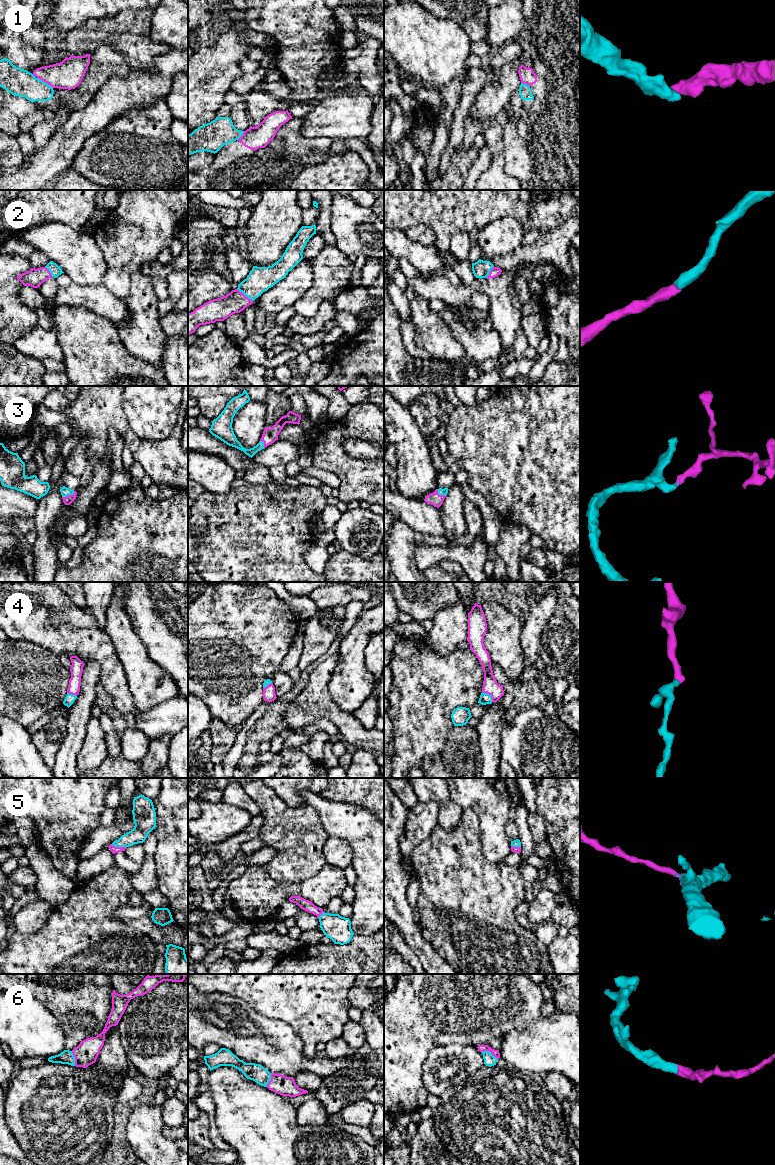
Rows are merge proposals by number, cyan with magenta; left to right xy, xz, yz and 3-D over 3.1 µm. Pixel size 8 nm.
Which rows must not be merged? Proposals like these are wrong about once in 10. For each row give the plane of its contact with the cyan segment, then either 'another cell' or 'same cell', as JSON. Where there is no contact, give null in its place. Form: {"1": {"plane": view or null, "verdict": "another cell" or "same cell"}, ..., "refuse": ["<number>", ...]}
{"1": {"plane": "xy", "verdict": "another cell"}, "2": {"plane": "xz", "verdict": "same cell"}, "3": {"plane": "xy", "verdict": "same cell"}, "4": {"plane": "yz", "verdict": "same cell"}, "5": {"plane": "xy", "verdict": "same cell"}, "6": {"plane": "yz", "verdict": "same cell"}, "refuse": ["1"]}

